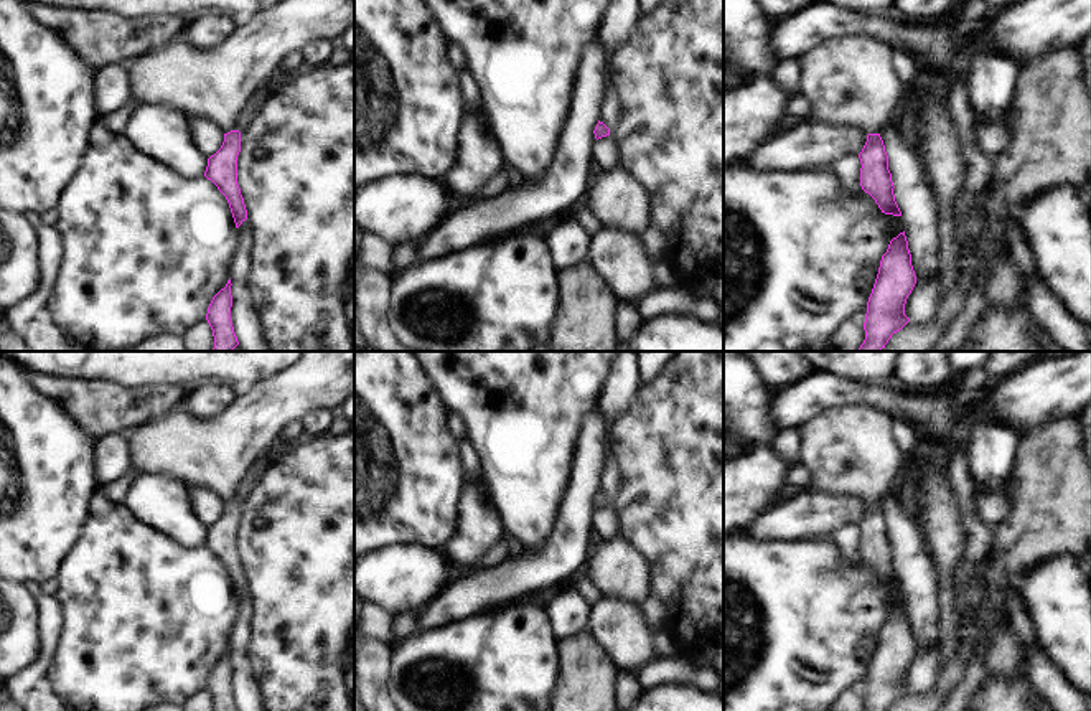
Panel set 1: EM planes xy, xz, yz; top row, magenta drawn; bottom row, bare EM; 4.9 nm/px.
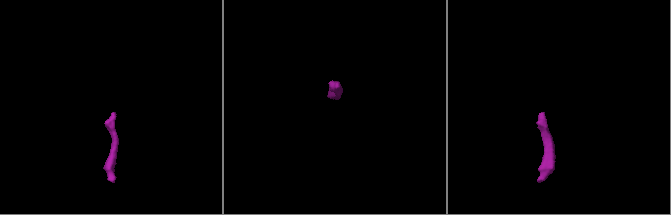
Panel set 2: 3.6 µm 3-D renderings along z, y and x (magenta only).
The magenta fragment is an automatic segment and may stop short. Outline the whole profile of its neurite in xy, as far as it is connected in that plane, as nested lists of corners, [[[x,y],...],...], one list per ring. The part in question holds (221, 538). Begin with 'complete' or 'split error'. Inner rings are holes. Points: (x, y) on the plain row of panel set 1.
split error; [[[302,351],[292,366],[254,384],[236,396],[211,419],[198,419],[183,407],[124,432],[129,440],[132,469],[137,473],[160,473],[185,482],[190,488],[213,490],[224,501],[221,518],[208,528],[204,546],[226,566],[236,597],[247,589],[247,579],[237,554],[237,525],[241,521],[239,487],[252,464],[279,442],[279,432],[288,421],[302,421],[311,411],[330,411],[354,393],[354,351]]]

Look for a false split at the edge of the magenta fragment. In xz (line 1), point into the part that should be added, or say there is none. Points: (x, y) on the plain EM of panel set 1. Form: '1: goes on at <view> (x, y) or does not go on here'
1: does not go on here

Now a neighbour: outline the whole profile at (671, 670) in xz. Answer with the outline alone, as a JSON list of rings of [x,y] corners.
[[[679,655],[643,665],[634,673],[643,691],[656,685],[681,683],[686,678],[689,678],[694,686],[712,691],[720,680],[715,670],[699,662],[687,662]]]

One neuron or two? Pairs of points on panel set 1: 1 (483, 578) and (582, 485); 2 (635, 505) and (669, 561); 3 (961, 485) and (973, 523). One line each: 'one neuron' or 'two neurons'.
1: one neuron
2: one neuron
3: one neuron

